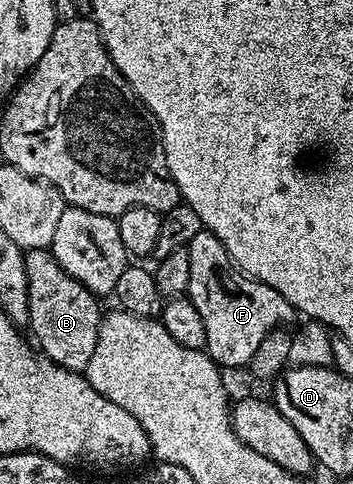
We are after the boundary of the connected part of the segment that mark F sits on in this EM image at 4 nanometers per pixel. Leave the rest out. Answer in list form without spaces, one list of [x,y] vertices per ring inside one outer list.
[[[204,230],[196,234],[185,249],[190,267],[188,299],[200,310],[200,318],[204,321],[204,350],[219,369],[245,369],[266,335],[279,326],[290,326],[296,319],[295,310],[275,288],[247,276],[234,263],[220,238],[210,232]]]

